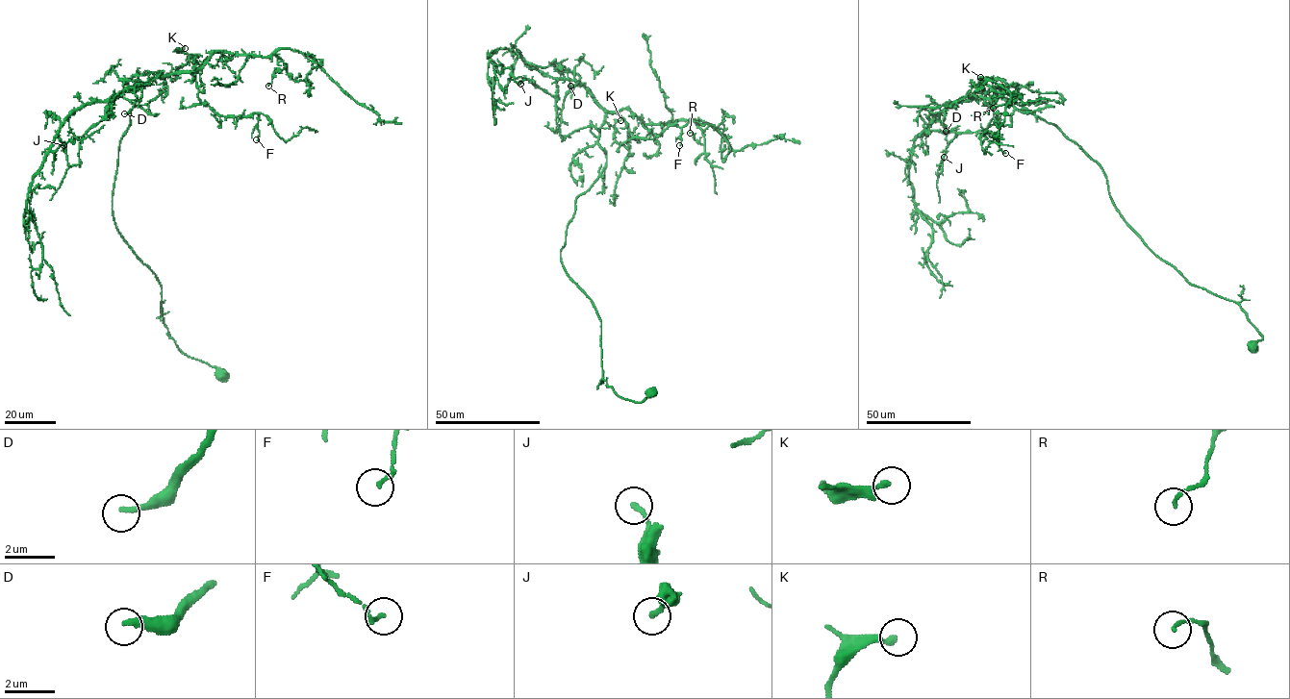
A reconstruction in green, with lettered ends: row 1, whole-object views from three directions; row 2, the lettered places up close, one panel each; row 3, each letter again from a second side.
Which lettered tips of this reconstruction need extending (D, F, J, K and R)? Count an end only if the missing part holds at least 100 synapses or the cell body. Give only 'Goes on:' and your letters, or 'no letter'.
Goes on: D

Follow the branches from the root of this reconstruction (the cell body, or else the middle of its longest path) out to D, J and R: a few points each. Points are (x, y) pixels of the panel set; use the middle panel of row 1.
D: (651, 392), (634, 402), (608, 386), (601, 320), (561, 261), (575, 200), (606, 162), (605, 111), (570, 86)
J: (651, 392), (608, 386), (601, 320), (561, 259), (605, 165), (605, 111), (576, 82), (520, 84)
R: (651, 392), (608, 386), (601, 320), (560, 252), (605, 165), (607, 112), (692, 119), (704, 144), (690, 133)

